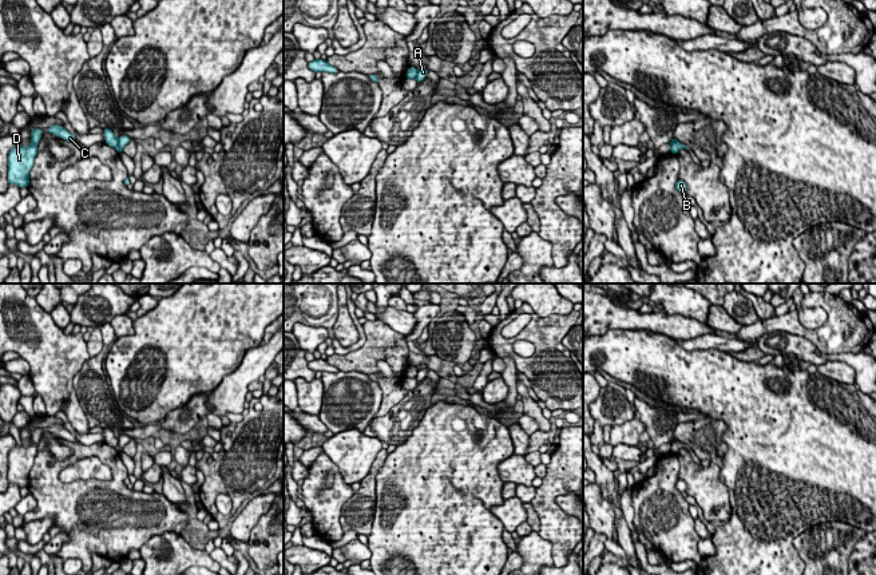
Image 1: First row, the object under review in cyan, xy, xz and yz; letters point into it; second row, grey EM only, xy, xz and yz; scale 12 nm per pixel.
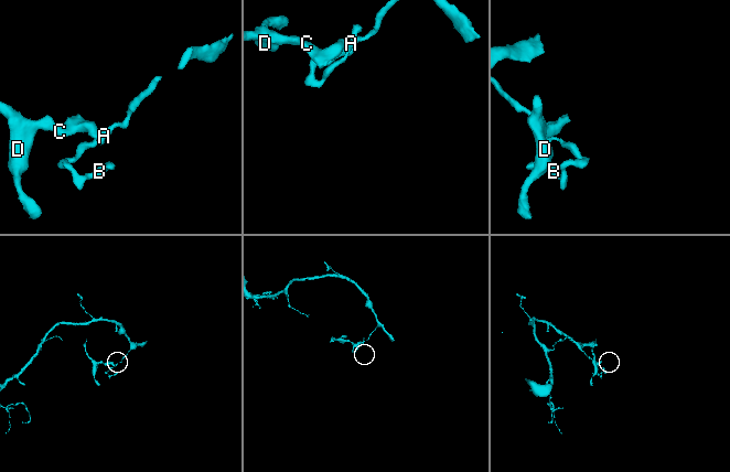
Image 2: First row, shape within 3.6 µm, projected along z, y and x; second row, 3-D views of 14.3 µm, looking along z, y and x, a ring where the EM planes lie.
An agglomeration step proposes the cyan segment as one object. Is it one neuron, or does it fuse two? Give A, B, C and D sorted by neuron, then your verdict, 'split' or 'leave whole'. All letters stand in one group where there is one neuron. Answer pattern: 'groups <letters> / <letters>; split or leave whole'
groups A B / C D; split

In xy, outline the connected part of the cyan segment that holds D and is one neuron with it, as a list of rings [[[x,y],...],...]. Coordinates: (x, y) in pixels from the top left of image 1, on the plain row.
[[[35,428],[31,431],[31,444],[24,447],[15,444],[8,455],[8,483],[17,484],[20,488],[28,487],[29,472],[37,453],[37,443],[41,437],[43,429]]]

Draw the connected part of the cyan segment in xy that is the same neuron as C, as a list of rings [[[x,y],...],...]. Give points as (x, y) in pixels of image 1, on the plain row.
[[[53,424],[52,427],[47,429],[47,432],[53,433],[67,441],[76,441],[75,435],[67,431],[63,425]]]

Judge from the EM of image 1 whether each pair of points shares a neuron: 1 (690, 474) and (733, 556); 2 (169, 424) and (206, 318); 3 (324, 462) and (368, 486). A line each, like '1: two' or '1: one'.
1: two
2: two
3: two

